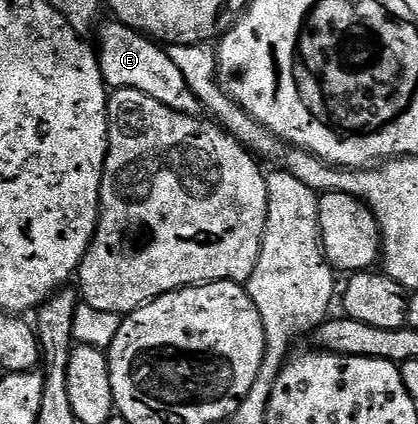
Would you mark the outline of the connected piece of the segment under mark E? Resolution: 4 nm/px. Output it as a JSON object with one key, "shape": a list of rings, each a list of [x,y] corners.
{"shape":[[[118,21],[110,22],[107,24],[104,22],[97,31],[97,36],[99,35],[99,47],[97,43],[99,68],[108,88],[116,91],[137,89],[141,93],[153,97],[153,101],[161,101],[161,105],[165,105],[177,113],[199,115],[201,111],[199,99],[189,89],[185,76],[181,74],[181,69],[177,69],[173,57],[169,57],[167,50],[141,31],[135,31]]]}

